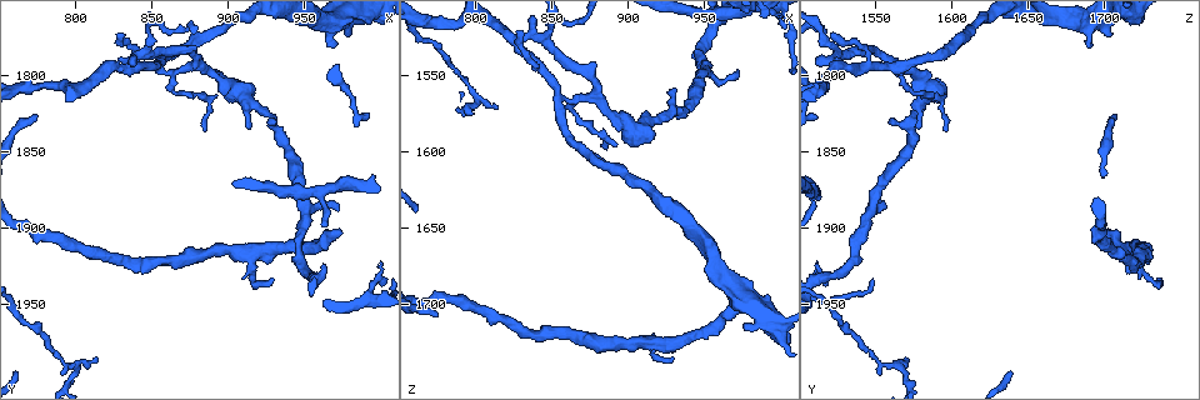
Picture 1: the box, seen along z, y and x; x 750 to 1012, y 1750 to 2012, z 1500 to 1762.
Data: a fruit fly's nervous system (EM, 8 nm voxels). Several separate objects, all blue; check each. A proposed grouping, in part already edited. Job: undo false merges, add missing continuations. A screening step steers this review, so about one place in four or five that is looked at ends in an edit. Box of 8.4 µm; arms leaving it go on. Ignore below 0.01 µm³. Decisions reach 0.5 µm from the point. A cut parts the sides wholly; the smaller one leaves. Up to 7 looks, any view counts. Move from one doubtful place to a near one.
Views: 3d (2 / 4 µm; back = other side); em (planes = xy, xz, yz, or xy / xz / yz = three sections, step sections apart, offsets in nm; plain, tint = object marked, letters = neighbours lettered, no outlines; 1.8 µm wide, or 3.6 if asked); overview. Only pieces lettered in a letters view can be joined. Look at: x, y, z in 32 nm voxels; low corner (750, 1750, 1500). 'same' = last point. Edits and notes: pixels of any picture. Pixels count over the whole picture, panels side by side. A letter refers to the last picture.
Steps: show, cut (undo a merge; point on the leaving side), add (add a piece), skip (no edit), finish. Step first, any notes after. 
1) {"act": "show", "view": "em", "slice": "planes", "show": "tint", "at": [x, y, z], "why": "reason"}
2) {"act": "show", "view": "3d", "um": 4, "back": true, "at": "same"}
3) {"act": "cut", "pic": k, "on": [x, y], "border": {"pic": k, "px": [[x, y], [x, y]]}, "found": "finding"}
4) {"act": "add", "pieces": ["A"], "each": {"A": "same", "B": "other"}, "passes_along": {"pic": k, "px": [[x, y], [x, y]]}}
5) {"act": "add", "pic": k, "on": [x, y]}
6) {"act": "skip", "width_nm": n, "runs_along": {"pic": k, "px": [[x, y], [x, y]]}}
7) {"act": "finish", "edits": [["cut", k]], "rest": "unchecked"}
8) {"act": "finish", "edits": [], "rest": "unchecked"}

{"act": "show", "view": "em", "slice": "planes", "show": "letters", "at": [858, 1798, 1564], "why": "four arms meet"}

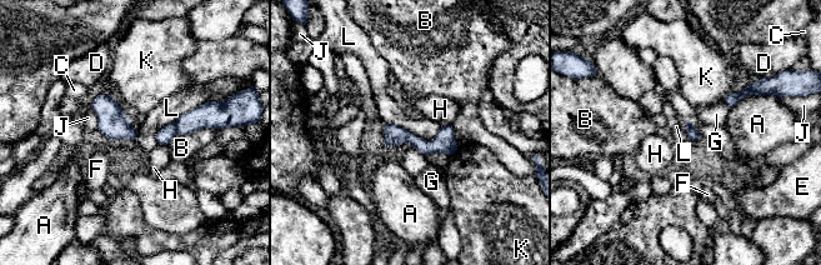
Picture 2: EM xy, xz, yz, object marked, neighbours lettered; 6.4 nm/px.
{"act": "cut", "pic": 2, "on": [210, 115], "width_nm": 80, "longest_contact_nm": ["L", 460], "each": {"A": "other", "B": "other", "C": "other", "D": "other", "E": "other", "F": "other", "G": "other", "H": "other", "J": "other", "K": "other", "L": "other"}, "found": "two cells meet here"}

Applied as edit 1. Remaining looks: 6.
{"act": "show", "view": "overview", "why": "redraw"}

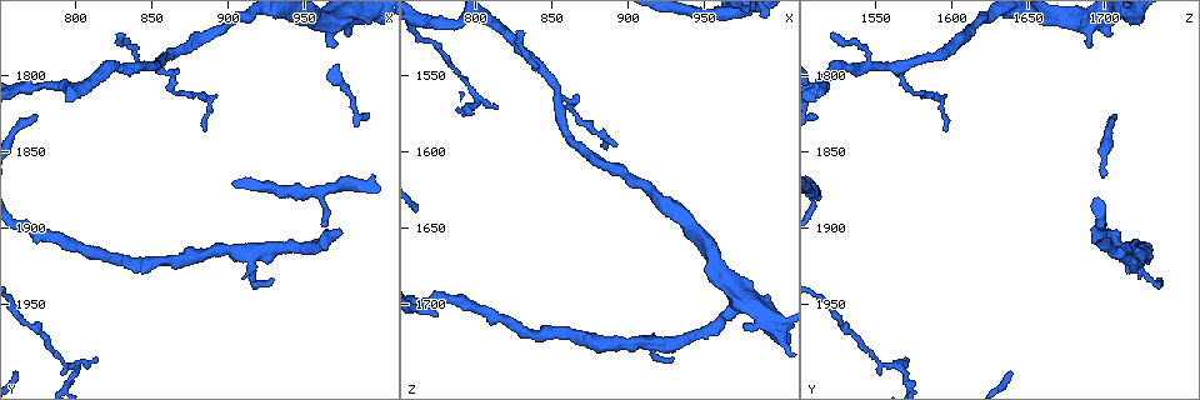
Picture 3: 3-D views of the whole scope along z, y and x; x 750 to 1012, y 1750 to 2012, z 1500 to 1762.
{"act": "show", "view": "em", "slice": "planes", "show": "letters", "at": [974, 1902, 1702], "why": "branch stops here"}

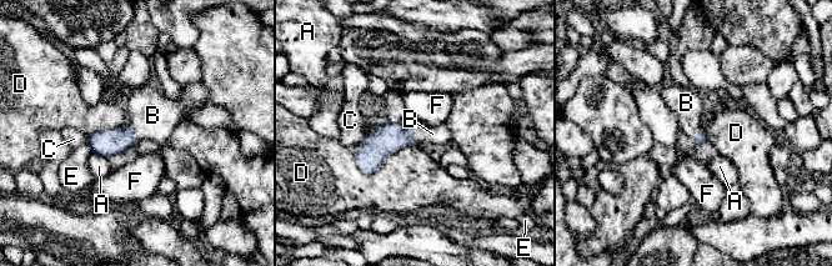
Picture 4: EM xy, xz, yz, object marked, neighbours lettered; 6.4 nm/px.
{"act": "add", "pieces": ["B"], "longest_contact_nm": ["D", 420], "each": {"A": "other", "B": "same", "C": "other", "D": "other", "E": "other", "F": "other"}, "passes_along": {"pic": 4, "px": [[389, 137], [414, 135], [432, 134]]}, "found": "the cell continues"}

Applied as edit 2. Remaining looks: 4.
{"act": "show", "view": "em", "slice": "planes", "show": "letters", "at": [930, 1934, 1734], "why": "branch stops here"}

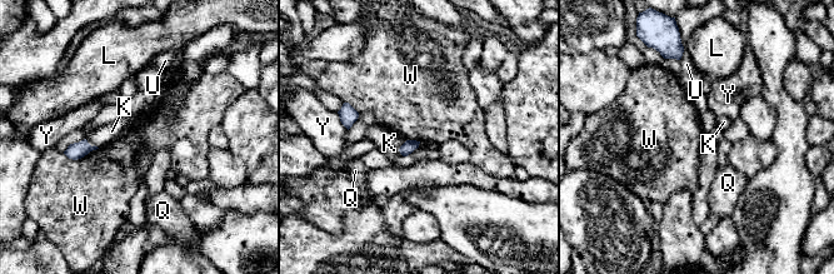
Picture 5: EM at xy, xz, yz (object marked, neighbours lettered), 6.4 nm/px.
{"act": "skip", "each": {"K": "other", "L": "other", "Q": "other", "U": "other", "W": "other", "Y": "other"}, "found": "none of them fits"}

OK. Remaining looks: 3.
{"act": "finish", "edits": [["cut", 2], ["add", 4]], "rest": "unchecked"}

